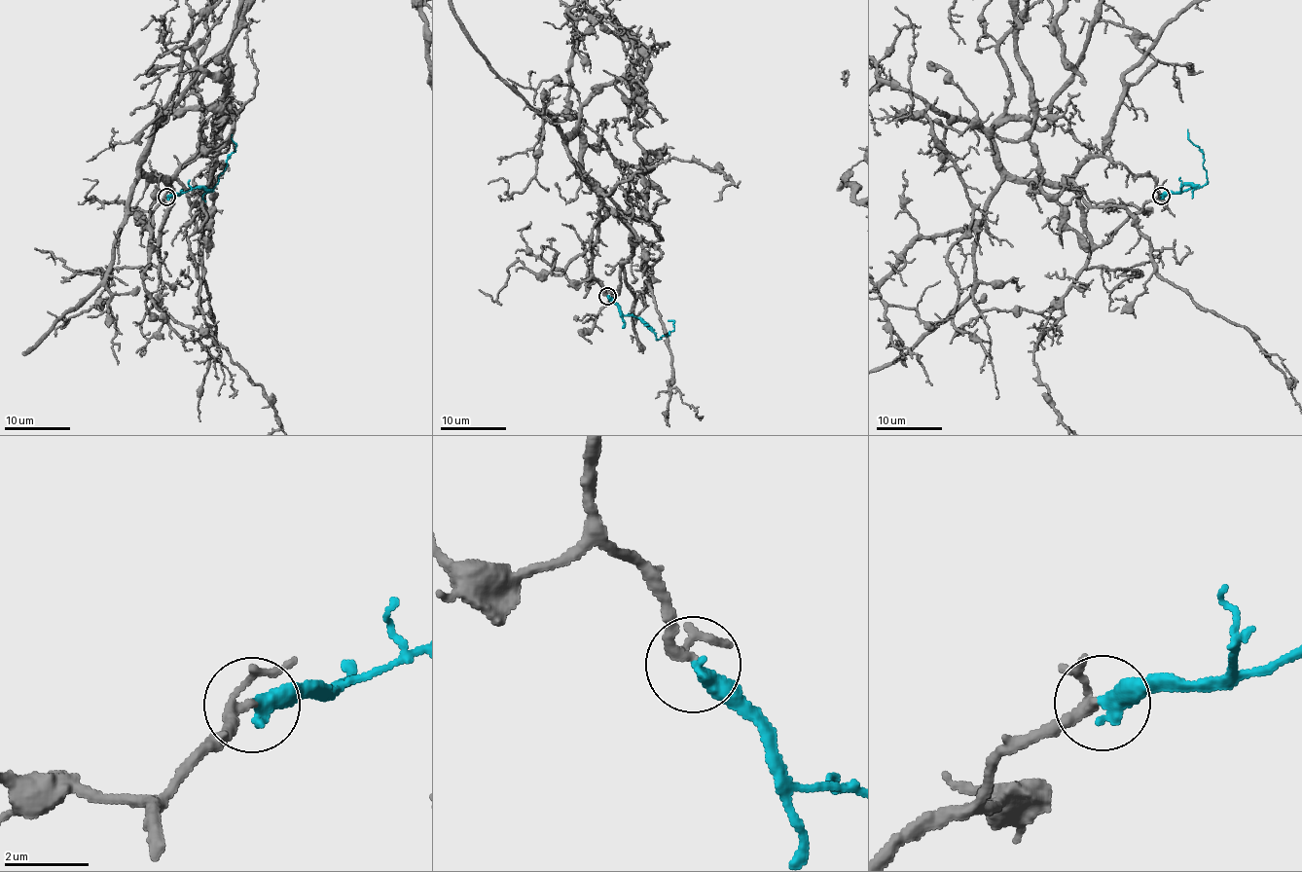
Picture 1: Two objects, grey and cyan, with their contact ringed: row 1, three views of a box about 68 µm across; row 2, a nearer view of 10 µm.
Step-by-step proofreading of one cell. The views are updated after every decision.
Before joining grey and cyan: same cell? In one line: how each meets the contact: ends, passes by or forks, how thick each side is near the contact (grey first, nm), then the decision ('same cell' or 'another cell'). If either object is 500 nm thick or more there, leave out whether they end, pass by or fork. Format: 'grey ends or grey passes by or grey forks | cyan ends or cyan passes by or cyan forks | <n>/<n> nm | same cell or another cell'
grey passes by | cyan ends | 200/420 nm | same cell

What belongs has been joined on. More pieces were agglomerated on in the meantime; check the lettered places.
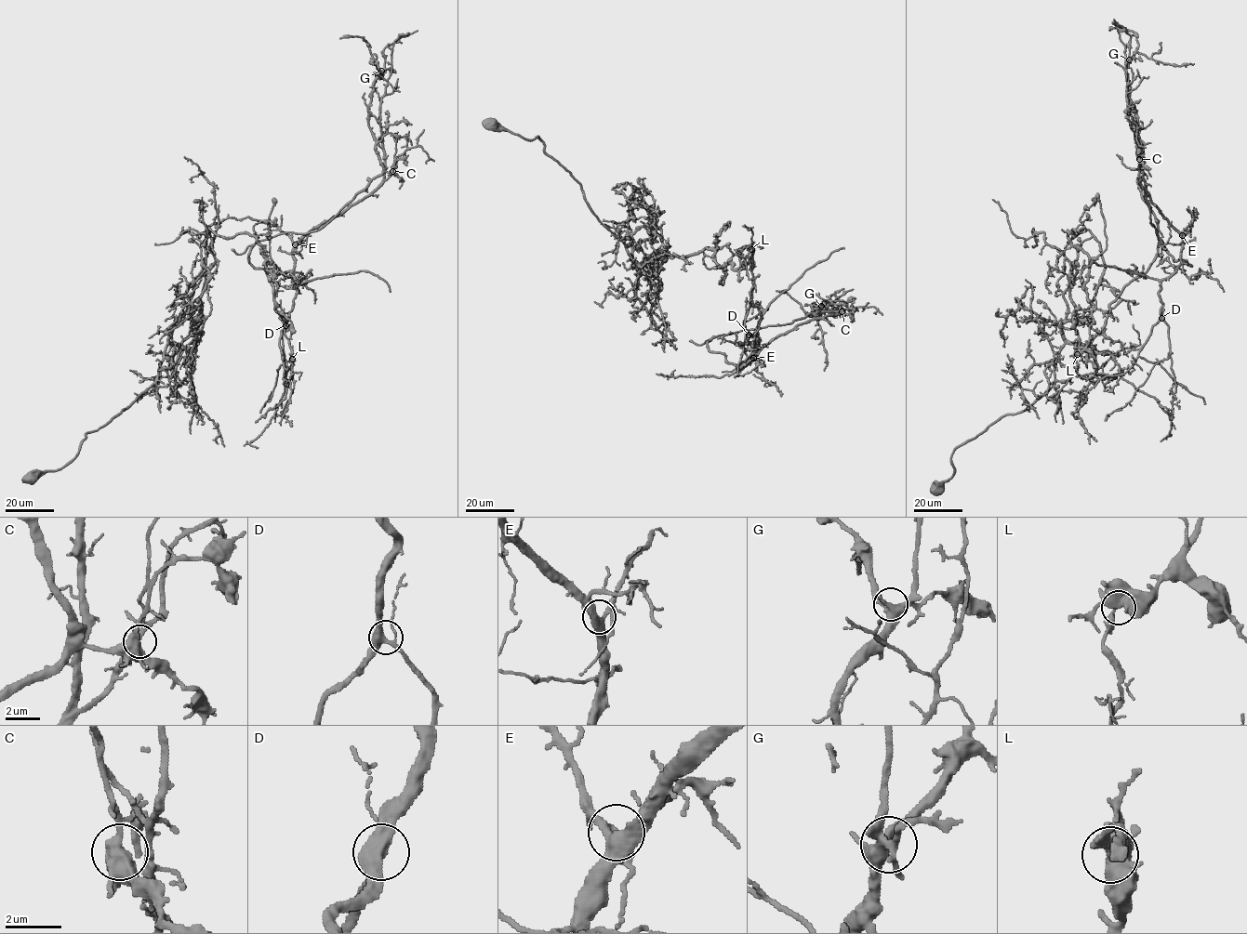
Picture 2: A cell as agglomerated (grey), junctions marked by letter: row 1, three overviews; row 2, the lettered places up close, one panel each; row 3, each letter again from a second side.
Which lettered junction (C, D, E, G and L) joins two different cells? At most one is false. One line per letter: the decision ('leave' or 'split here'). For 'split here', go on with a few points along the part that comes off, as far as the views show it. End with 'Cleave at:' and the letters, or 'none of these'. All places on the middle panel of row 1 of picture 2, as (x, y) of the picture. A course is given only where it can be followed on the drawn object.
C: leave
D: leave
E: leave
G: leave
L: split here | (751, 249), (751, 359), (833, 313), (815, 302), (808, 315), (776, 291)
Cleave at: L

